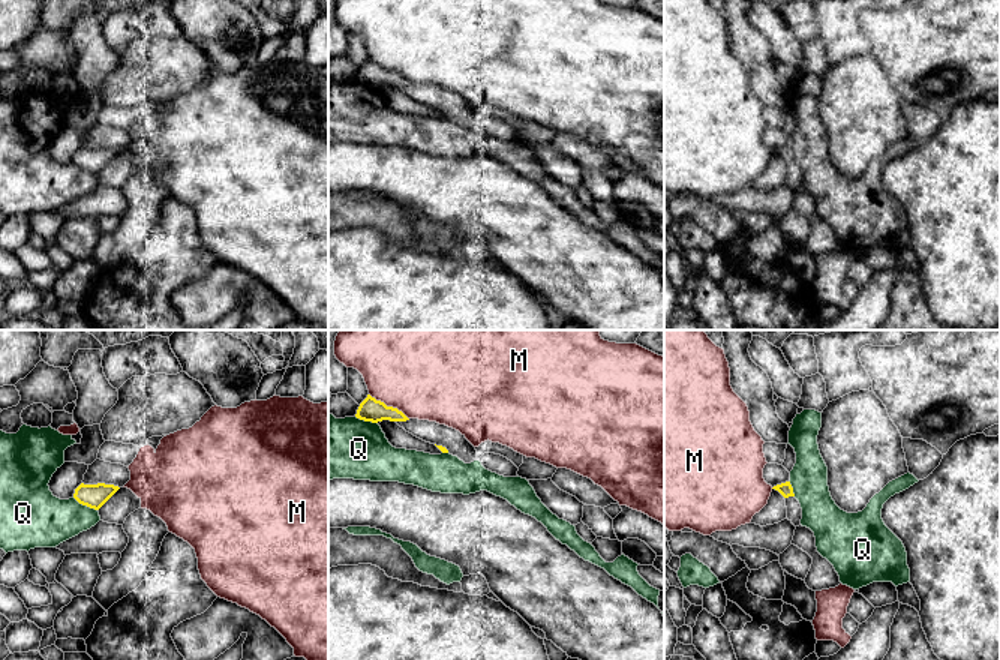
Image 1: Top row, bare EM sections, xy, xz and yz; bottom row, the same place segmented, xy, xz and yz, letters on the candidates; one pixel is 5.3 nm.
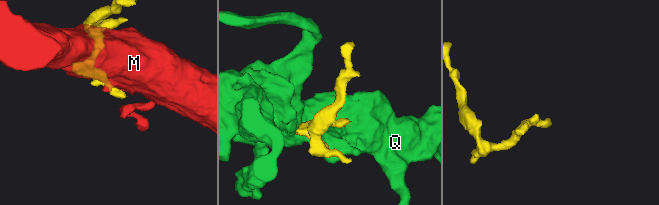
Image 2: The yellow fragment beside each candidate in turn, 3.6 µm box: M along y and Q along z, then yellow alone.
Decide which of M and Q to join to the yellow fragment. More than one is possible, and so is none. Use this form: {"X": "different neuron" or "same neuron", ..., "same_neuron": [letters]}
{"M": "different neuron", "Q": "different neuron", "same_neuron": []}

